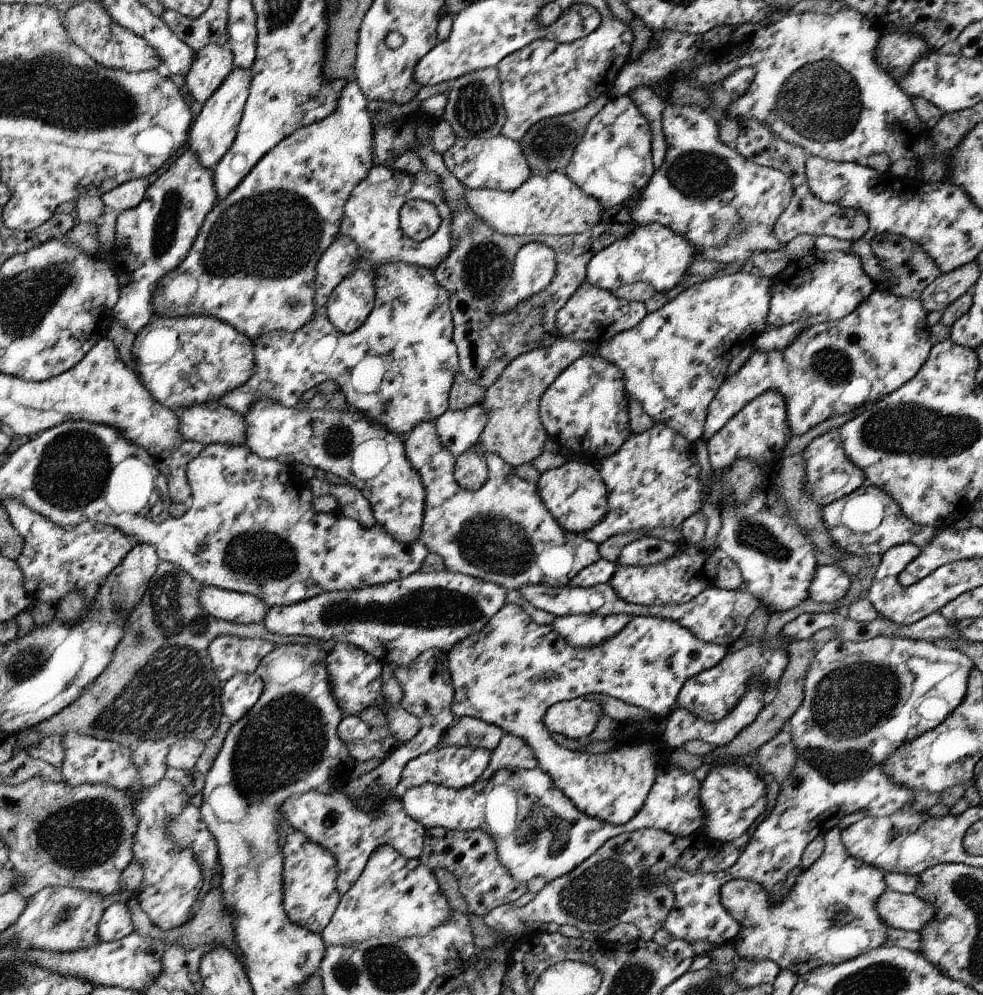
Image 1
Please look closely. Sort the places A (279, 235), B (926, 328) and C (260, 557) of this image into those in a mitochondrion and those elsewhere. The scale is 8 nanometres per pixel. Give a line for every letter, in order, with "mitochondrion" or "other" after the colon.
A: mitochondrion
B: other
C: mitochondrion

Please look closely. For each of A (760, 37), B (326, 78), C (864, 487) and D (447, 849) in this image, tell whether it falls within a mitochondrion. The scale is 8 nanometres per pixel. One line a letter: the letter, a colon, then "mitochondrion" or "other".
A: other
B: other
C: other
D: other

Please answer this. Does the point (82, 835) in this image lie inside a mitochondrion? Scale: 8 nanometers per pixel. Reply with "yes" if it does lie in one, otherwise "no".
yes

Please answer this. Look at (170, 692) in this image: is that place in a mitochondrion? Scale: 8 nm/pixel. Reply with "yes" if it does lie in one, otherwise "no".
yes

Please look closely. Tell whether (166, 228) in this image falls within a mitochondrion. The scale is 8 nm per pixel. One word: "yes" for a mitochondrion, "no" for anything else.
yes

